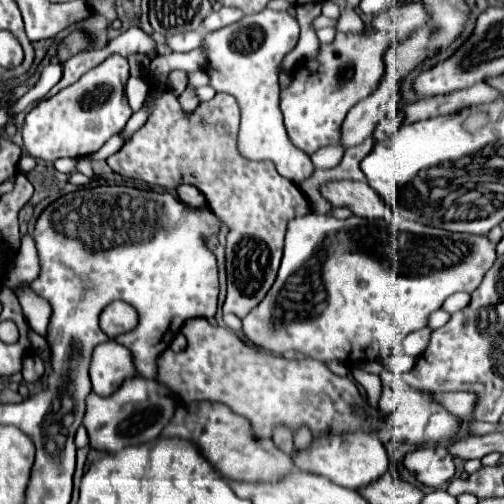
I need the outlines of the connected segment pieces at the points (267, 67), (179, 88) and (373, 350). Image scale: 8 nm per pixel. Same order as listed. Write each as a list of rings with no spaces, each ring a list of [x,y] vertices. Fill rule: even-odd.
[[[261,10],[257,14],[251,16],[243,16],[239,22],[225,26],[221,30],[215,30],[211,34],[205,34],[203,46],[207,48],[207,74],[211,76],[211,86],[217,92],[227,92],[231,96],[237,98],[239,106],[241,106],[241,130],[239,130],[239,150],[243,156],[247,156],[249,160],[271,160],[275,164],[275,170],[289,178],[293,184],[301,184],[311,172],[313,172],[313,164],[311,158],[295,148],[295,144],[291,144],[285,126],[283,126],[283,116],[279,110],[279,68],[283,58],[295,48],[299,40],[299,24],[295,20],[295,16],[291,16],[289,12],[275,12],[275,10]]]
[[[173,70],[173,72],[169,74],[169,90],[171,90],[175,96],[179,96],[179,94],[185,90],[185,86],[187,86],[187,72],[183,72],[183,70]]]
[[[307,214],[307,216],[299,216],[293,218],[289,222],[287,228],[287,236],[285,236],[285,256],[281,260],[281,268],[277,274],[275,284],[271,286],[271,290],[267,292],[267,296],[263,298],[263,302],[259,302],[241,322],[243,322],[243,334],[247,336],[247,340],[251,344],[255,344],[257,348],[263,348],[275,356],[283,356],[289,350],[297,350],[301,354],[305,354],[307,358],[319,360],[323,364],[327,362],[357,362],[361,360],[361,352],[365,352],[365,358],[369,360],[379,360],[383,356],[387,356],[395,346],[401,346],[403,338],[419,328],[425,328],[429,322],[431,312],[439,310],[445,302],[447,296],[455,294],[455,292],[473,292],[483,276],[487,274],[487,270],[493,266],[495,262],[495,244],[491,244],[487,240],[487,236],[473,236],[473,234],[457,234],[457,232],[447,232],[447,230],[439,230],[439,228],[431,228],[425,224],[417,224],[417,222],[409,222],[405,220],[405,226],[395,226],[391,222],[385,220],[367,220],[367,218],[359,218],[359,216],[349,216],[347,220],[337,220],[329,214]]]

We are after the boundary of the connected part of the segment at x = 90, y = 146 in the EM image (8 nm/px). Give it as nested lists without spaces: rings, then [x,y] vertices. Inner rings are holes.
[[[111,54],[105,62],[83,74],[75,84],[37,104],[25,116],[21,128],[25,152],[45,162],[53,162],[63,156],[77,158],[97,152],[111,136],[121,132],[121,128],[131,118],[131,108],[125,96],[127,78],[127,58],[121,54]]]

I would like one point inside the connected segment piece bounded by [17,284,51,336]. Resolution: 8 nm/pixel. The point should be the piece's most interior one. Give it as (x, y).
(37, 311)

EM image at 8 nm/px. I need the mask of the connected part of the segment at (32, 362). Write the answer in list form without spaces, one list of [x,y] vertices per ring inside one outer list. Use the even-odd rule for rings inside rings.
[[[27,356],[23,358],[23,368],[21,368],[21,374],[23,374],[23,380],[25,382],[37,382],[45,372],[45,366],[43,366],[43,360],[37,358],[37,356]]]

